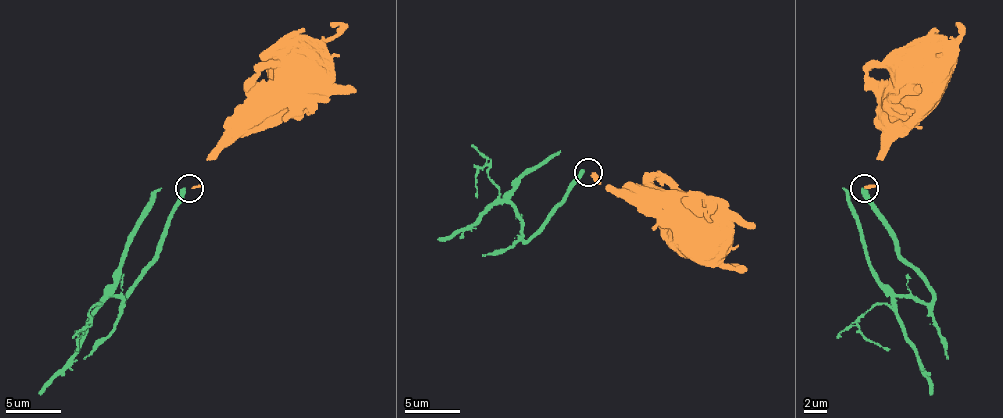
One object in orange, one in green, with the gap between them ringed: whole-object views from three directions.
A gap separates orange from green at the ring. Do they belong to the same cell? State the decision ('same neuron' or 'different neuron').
different neuron

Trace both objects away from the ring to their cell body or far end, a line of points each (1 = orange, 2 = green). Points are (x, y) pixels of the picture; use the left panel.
1: (192, 188), (200, 186), (209, 158), (239, 136), (256, 130), (273, 113), (275, 100), (306, 66), (300, 75)
2: (184, 188), (159, 255), (123, 302), (114, 297), (114, 277), (134, 224), (162, 188)

